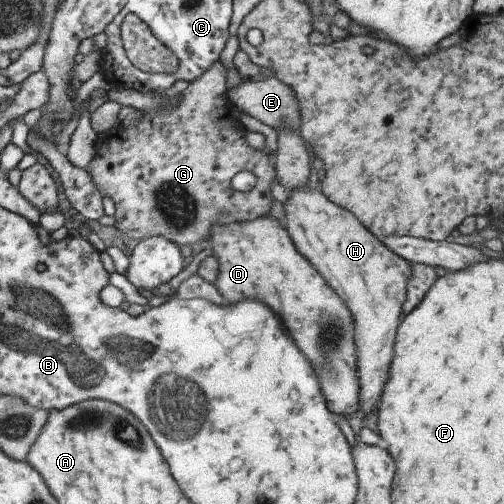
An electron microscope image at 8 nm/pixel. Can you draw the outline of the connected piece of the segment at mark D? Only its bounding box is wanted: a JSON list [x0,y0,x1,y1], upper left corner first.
[207,216,358,418]

